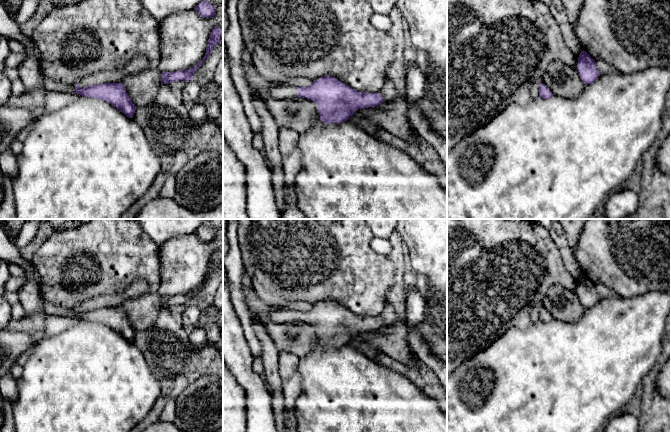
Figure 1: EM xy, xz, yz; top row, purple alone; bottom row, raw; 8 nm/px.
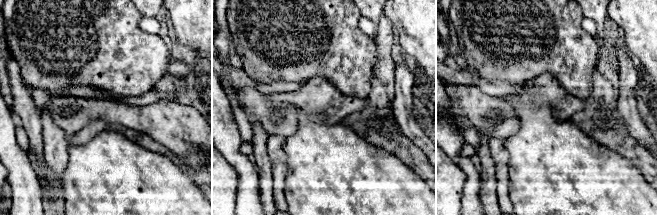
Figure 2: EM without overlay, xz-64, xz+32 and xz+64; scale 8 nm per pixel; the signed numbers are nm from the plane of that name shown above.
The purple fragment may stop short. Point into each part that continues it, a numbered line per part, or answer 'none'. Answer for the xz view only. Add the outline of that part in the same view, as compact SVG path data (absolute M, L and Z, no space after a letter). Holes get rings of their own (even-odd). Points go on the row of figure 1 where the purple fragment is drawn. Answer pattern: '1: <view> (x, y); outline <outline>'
1: xz (279, 92); outline M271 86L271 95L276 99L298 97L298 87L296 86Z

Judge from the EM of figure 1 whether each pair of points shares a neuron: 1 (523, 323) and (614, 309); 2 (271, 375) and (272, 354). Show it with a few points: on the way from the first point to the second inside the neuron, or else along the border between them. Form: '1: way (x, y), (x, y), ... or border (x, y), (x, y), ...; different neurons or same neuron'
1: border (532, 323), (524, 329), (516, 327), (508, 329); different neurons
2: way (271, 370), (271, 359); same neuron

